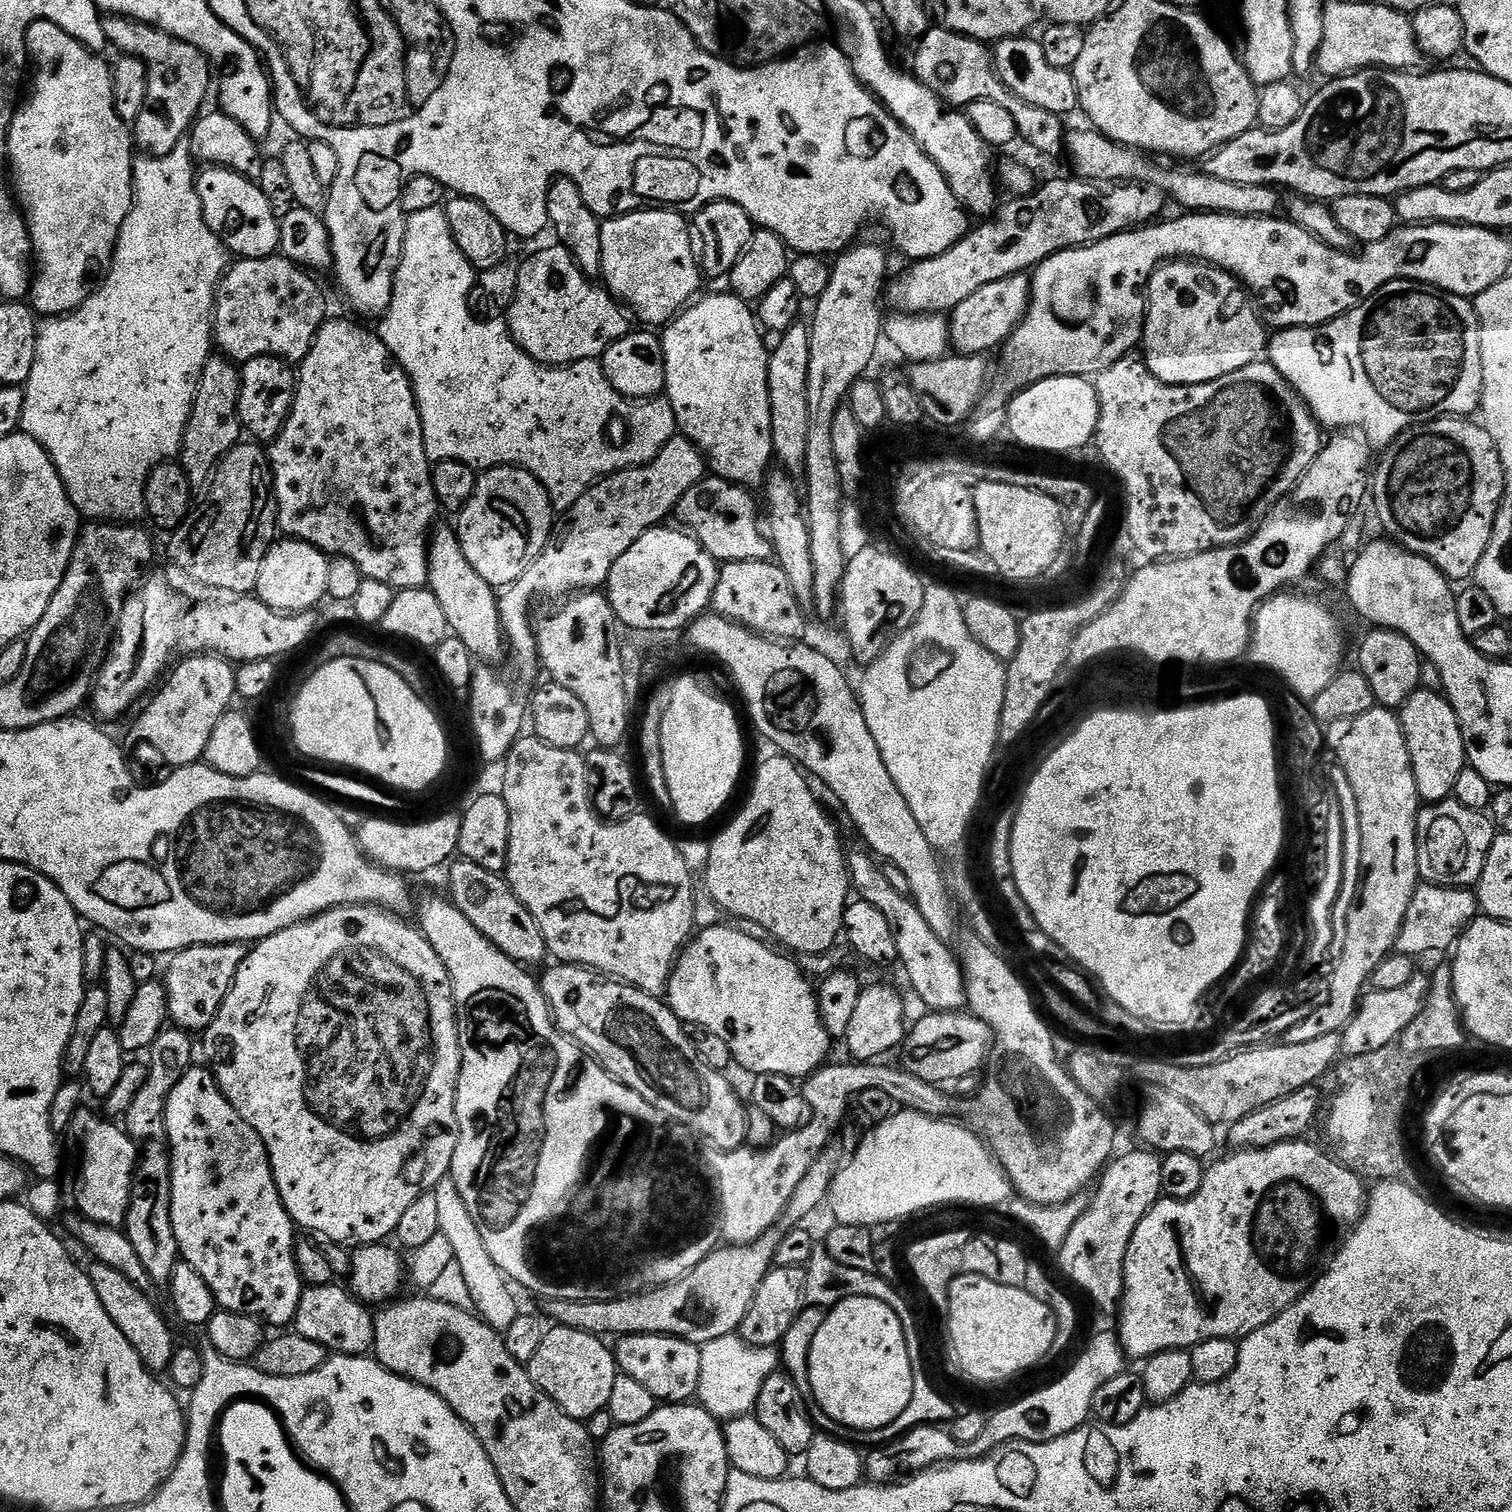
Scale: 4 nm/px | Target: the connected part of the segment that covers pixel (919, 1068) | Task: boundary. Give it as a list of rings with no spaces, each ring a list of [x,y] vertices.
[[[971,1011],[959,1012],[928,1012],[916,1025],[907,1029],[902,1045],[904,1064],[902,1068],[907,1075],[917,1076],[922,1082],[938,1085],[950,1078],[975,1077],[985,1067],[993,1046],[992,1032],[984,1022],[972,1015]]]

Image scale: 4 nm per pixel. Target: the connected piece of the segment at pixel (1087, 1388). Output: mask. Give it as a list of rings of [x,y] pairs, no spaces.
[[[1115,1331],[1100,1332],[1085,1346],[1084,1353],[1073,1362],[1072,1369],[1061,1380],[1054,1381],[1049,1388],[1040,1388],[1037,1392],[998,1409],[994,1414],[991,1413],[986,1422],[986,1430],[982,1430],[982,1438],[960,1445],[952,1437],[951,1431],[943,1427],[916,1427],[895,1442],[873,1447],[867,1453],[864,1462],[867,1479],[873,1484],[894,1484],[901,1478],[929,1471],[933,1466],[940,1466],[945,1462],[955,1462],[961,1457],[989,1456],[995,1448],[1018,1440],[1025,1440],[1031,1444],[1045,1444],[1062,1438],[1089,1423],[1094,1394],[1098,1394],[1098,1389],[1105,1382],[1110,1382],[1110,1378],[1118,1378],[1118,1374],[1125,1372],[1124,1363],[1126,1358],[1120,1347],[1119,1335]]]

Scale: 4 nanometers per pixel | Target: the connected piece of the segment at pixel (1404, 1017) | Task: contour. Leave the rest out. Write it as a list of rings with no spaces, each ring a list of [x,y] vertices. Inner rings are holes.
[[[1417,974],[1401,986],[1399,990],[1385,992],[1365,991],[1355,1016],[1344,1028],[1342,1033],[1342,1052],[1345,1057],[1374,1054],[1374,1050],[1393,1047],[1399,1041],[1400,1035],[1418,1018],[1424,1005],[1424,998],[1428,995],[1429,977]]]

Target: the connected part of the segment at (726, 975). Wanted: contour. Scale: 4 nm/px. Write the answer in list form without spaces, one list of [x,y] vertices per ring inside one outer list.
[[[739,927],[699,929],[676,957],[676,967],[668,979],[666,1003],[677,1018],[688,1026],[699,1026],[705,1032],[718,1034],[730,1046],[733,1061],[756,1076],[782,1074],[793,1078],[807,1078],[829,1059],[830,1037],[820,1021],[816,1001],[817,989],[807,980],[805,969],[791,960],[791,955],[780,955],[762,942],[748,938]]]

